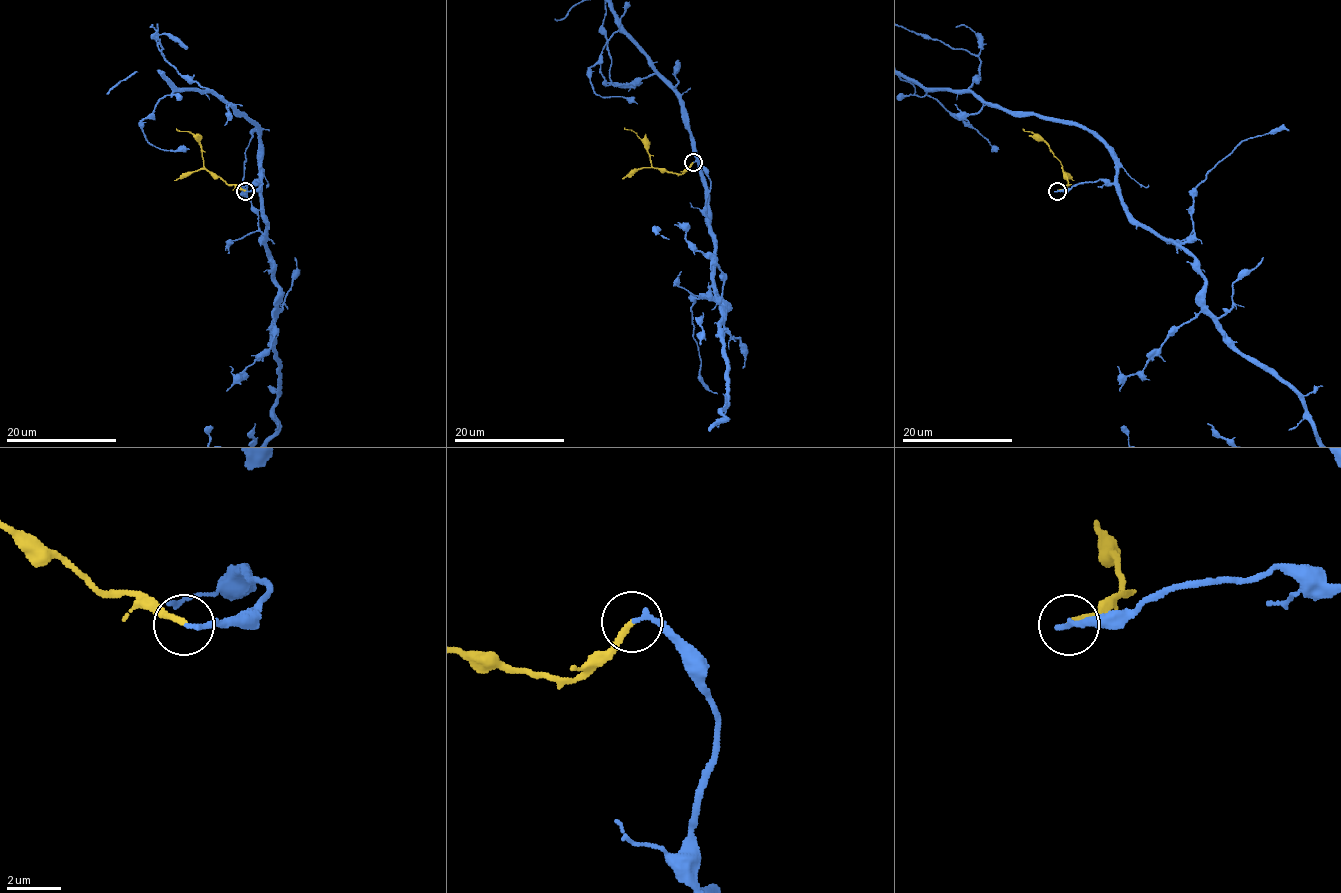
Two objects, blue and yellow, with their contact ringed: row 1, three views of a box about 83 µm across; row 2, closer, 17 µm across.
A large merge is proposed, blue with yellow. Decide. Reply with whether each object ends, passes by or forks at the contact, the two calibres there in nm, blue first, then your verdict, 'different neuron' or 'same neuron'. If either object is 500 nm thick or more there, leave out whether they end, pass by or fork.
blue ends | yellow ends | 190/200 nm | same neuron

